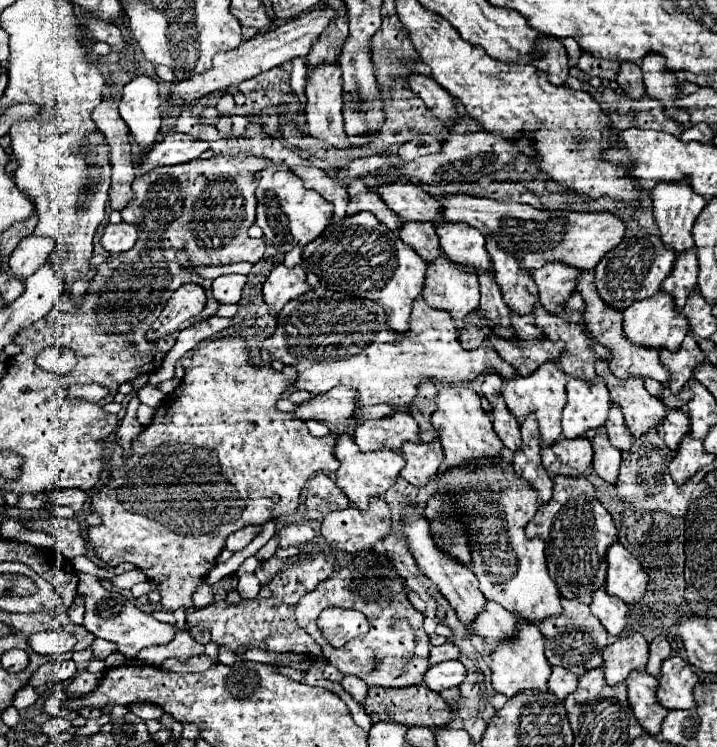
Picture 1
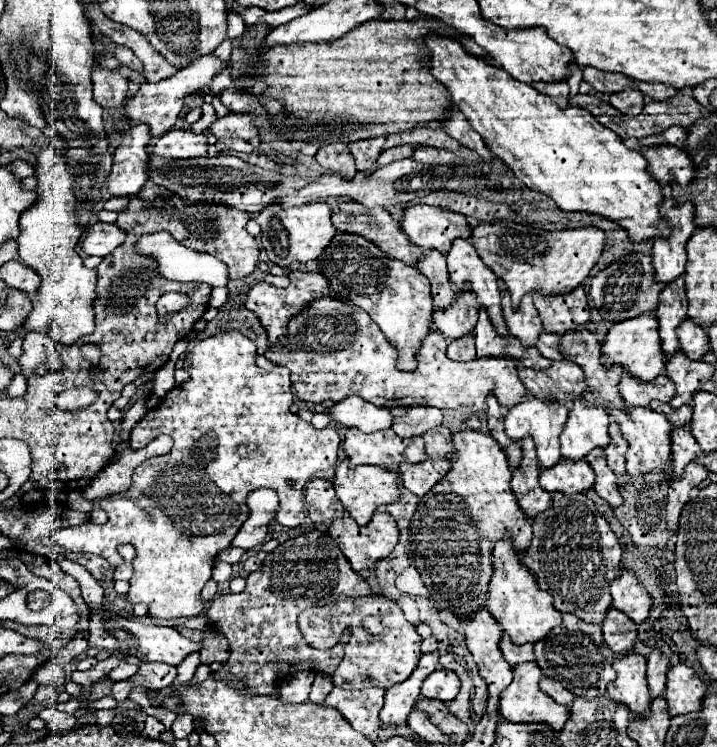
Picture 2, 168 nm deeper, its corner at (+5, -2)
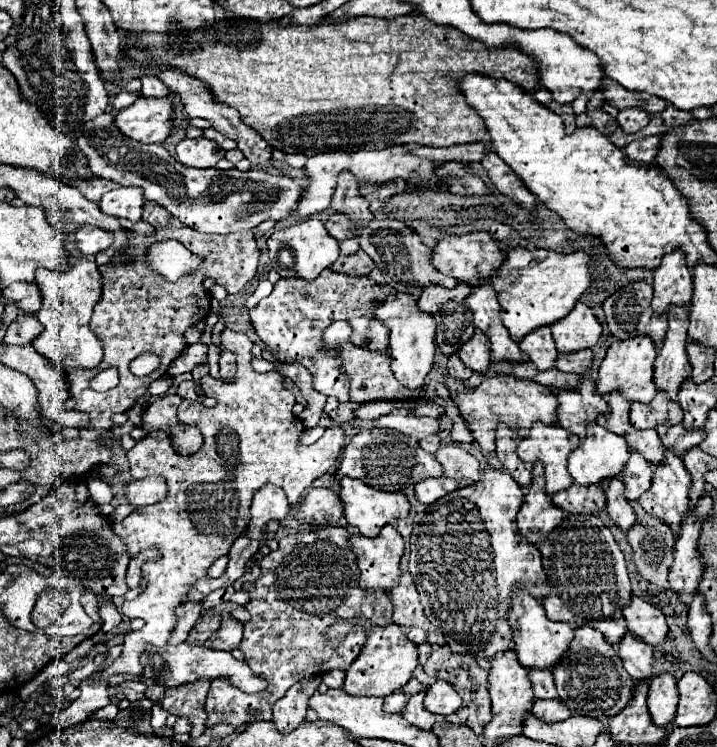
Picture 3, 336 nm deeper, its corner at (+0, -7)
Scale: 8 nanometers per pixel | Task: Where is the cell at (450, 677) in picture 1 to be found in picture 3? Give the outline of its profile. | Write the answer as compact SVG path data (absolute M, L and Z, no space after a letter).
M436 680L428 690L426 690L426 698L424 698L424 706L434 712L434 714L442 714L448 716L452 712L456 712L462 704L462 698L458 694L458 690L454 690L454 684L446 682L446 680Z

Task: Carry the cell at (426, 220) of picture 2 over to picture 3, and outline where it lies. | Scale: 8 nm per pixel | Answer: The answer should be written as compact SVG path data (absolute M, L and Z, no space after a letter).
M484 230L468 232L468 234L462 234L462 236L444 234L444 238L440 238L436 242L436 246L432 248L432 262L442 274L464 280L470 286L476 286L480 276L490 278L492 270L498 268L504 262L504 252L498 248L498 244L492 240L492 236Z

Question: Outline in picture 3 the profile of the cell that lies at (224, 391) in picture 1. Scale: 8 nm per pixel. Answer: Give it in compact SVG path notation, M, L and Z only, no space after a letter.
M224 328L220 350L234 352L238 366L236 378L232 382L222 382L212 376L204 376L200 380L206 396L216 398L218 404L214 408L206 408L196 400L182 400L178 406L178 420L198 428L204 436L204 444L196 454L182 456L174 452L172 436L162 430L150 432L126 454L128 460L146 460L146 464L148 460L180 460L180 470L176 470L176 464L168 464L158 472L166 476L168 486L168 494L162 502L136 508L130 516L112 526L112 532L124 542L130 558L136 558L146 548L156 548L162 554L162 558L142 564L144 590L136 600L124 602L122 606L122 614L142 618L146 624L142 630L134 630L124 636L124 650L112 666L80 684L80 698L51 715L50 724L54 728L65 729L82 724L94 710L108 706L108 678L114 674L140 676L142 666L138 664L138 656L144 648L148 644L168 644L168 638L178 624L176 610L186 602L196 580L208 576L212 562L226 556L234 540L242 536L246 522L250 520L252 496L262 486L282 486L288 494L290 508L296 510L306 488L310 488L316 478L336 464L346 442L344 430L340 426L332 426L316 444L302 446L300 434L304 432L304 424L292 414L292 406L296 402L292 390L286 388L286 380L278 372L254 372L250 364L252 346L254 344L246 334Z

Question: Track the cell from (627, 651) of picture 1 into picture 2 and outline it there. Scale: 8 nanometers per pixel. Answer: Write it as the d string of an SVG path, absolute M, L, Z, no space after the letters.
M637 653L615 657L613 669L617 671L617 679L607 687L609 699L625 705L639 719L647 717L651 695L645 679L645 669L647 669L645 657Z

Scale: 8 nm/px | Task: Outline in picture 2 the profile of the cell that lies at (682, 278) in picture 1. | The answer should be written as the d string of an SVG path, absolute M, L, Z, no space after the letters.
M683 277L667 283L667 287L661 291L661 301L655 311L655 317L659 321L659 337L661 337L661 349L665 355L665 361L673 357L675 351L679 351L679 339L677 339L677 327L681 321L687 319L687 297L685 297L685 283Z

